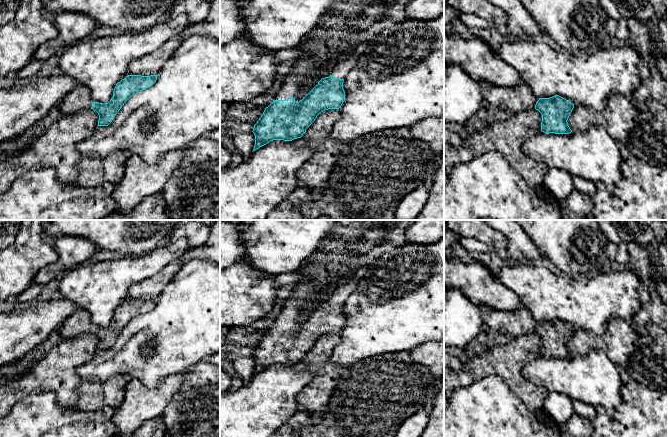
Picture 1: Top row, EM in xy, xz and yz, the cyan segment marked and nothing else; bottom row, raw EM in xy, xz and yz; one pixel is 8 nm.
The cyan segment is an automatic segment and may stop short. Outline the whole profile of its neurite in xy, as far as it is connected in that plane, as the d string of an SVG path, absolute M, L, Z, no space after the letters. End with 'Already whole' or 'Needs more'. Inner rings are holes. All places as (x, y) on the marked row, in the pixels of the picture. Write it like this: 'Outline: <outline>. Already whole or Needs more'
Outline: M128 75L116 84L113 97L104 104L94 102L89 90L77 85L64 97L58 109L65 116L91 108L99 115L98 126L108 126L132 95L151 87L156 80L157 75Z. Needs more

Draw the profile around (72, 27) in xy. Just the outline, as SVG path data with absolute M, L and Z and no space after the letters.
M58 12L51 19L57 29L57 35L40 45L32 60L45 63L60 48L88 39L97 26L92 17L78 12Z

